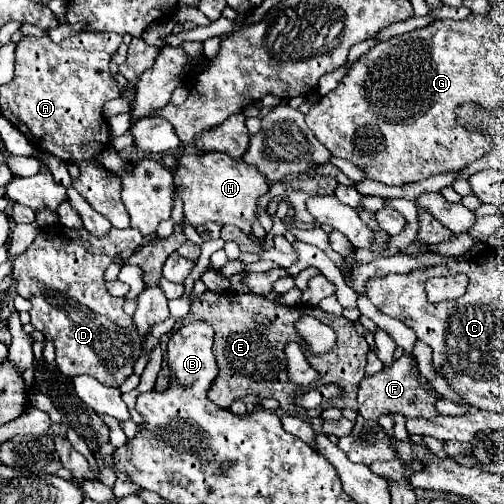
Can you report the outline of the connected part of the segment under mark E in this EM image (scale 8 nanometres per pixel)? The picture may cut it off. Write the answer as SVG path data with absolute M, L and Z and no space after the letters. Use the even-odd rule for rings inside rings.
M233 289L223 293L205 291L191 305L189 315L181 323L205 321L215 329L215 355L219 361L219 375L211 383L209 399L219 407L229 407L235 399L243 399L247 395L273 397L281 403L281 409L287 413L295 413L299 417L319 417L321 409L303 409L295 403L299 393L305 393L307 387L299 387L289 381L285 365L283 365L283 349L289 341L295 341L295 319L301 315L301 309L287 307L283 303L269 301L261 295L253 293L237 293ZM265 313L271 319L271 327L261 327L255 323L253 315Z

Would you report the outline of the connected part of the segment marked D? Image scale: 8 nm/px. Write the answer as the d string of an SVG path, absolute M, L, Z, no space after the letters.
M63 225L41 229L35 241L21 253L13 263L15 289L21 297L33 303L31 323L35 331L51 337L55 345L55 363L63 375L95 375L103 385L119 387L131 373L133 365L141 353L141 339L133 317L123 311L125 299L113 297L105 289L103 273L113 263L113 259L123 251L135 251L143 241L143 235L135 229L113 229L105 237L93 237L85 229L67 229Z

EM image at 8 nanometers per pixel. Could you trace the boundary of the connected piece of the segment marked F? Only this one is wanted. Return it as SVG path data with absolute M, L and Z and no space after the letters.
M403 355L399 359L393 359L393 363L389 367L383 367L377 375L361 379L359 395L357 395L359 413L365 419L379 419L385 413L401 413L407 419L415 419L415 417L431 419L431 417L437 417L439 411L435 409L435 403L439 401L439 397L435 393L427 393L419 385L419 381L413 377L415 367L417 367L415 355Z

